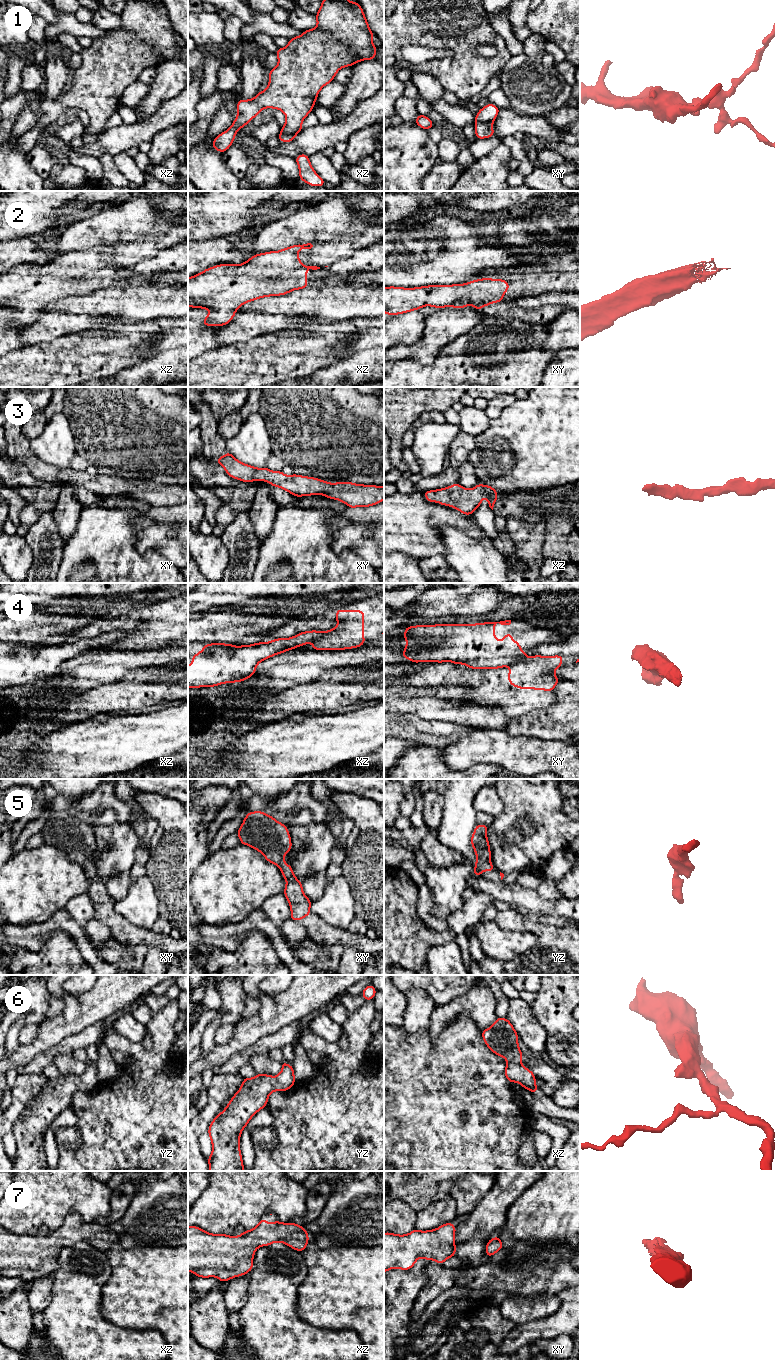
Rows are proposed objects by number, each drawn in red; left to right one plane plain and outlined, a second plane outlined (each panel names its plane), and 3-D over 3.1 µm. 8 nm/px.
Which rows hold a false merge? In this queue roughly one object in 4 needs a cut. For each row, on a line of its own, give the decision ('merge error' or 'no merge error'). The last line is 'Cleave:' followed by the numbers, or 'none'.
1: merge error
2: no merge error
3: no merge error
4: merge error
5: no merge error
6: no merge error
7: no merge error
Cleave: 1, 4

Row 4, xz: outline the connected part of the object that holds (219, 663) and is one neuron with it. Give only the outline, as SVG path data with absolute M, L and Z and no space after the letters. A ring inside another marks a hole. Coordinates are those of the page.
M321 630L305 631L290 638L242 646L207 643L199 653L192 656L192 663L188 665L188 688L242 682L255 674L256 666L261 661L315 642L323 634Z

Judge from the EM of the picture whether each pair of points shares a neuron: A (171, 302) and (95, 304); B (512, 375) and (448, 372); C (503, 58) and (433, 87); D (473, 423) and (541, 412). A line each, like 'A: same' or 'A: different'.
A: same
B: same
C: different
D: different

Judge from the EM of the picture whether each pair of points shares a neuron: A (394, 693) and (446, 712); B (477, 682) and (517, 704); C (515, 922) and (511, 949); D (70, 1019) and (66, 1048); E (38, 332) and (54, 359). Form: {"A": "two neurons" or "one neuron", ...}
{"A": "two neurons", "B": "one neuron", "C": "two neurons", "D": "two neurons", "E": "two neurons"}

